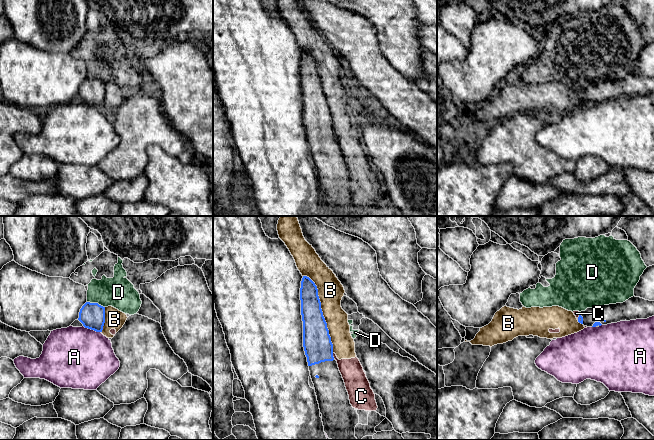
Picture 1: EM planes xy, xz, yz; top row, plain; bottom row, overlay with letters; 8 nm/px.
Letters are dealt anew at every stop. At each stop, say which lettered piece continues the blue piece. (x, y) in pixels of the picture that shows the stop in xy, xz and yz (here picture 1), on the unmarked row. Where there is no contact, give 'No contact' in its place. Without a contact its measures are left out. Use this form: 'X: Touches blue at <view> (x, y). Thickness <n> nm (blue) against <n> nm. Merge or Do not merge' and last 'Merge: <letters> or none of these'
A: Touches blue at xy (92, 105). Thickness 200 nm (blue) against 500 nm. Do not merge
B: Touches blue at xz (322, 88). Thickness 220 nm (blue) against 200 nm. Do not merge
C: Touches blue at xz (332, 132). Thickness 220 nm (blue) against 180 nm. Do not merge
D: Touches blue at xy (96, 79). Thickness 200 nm (blue) against 260 nm. Do not merge
Merge: none of these

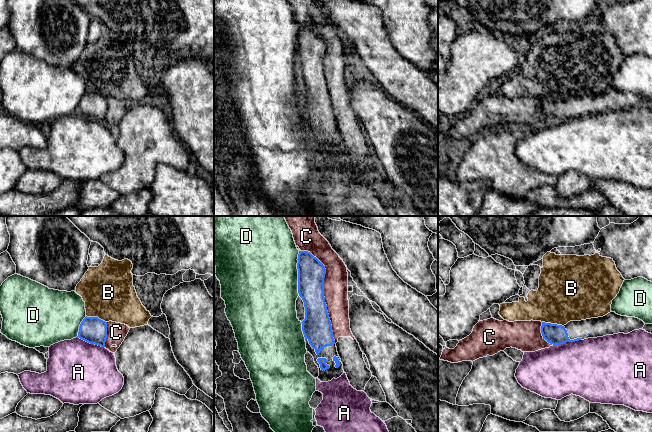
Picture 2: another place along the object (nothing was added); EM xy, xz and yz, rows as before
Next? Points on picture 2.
A: Touches blue at xy (91, 119). Thickness 220 nm (blue) against 500 nm. Do not merge
B: Touches blue at yz (553, 100). Thickness 160 nm (blue) against 420 nm. Do not merge
C: Touches blue at xz (323, 69). Thickness 220 nm (blue) against 190 nm. Do not merge
D: Touches blue at xz (298, 49). Thickness 220 nm (blue) against 500 nm. Do not merge
Merge: none of these

